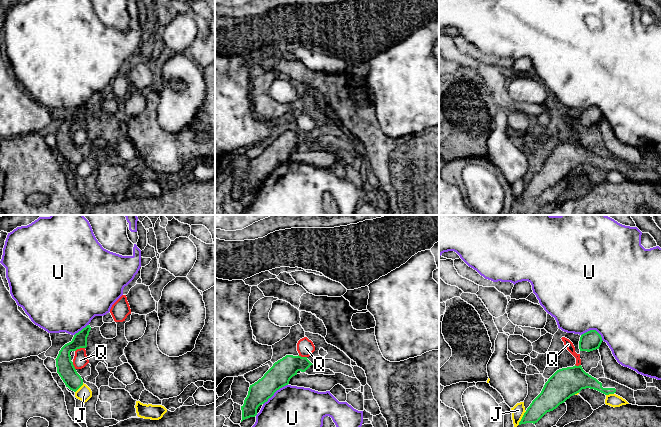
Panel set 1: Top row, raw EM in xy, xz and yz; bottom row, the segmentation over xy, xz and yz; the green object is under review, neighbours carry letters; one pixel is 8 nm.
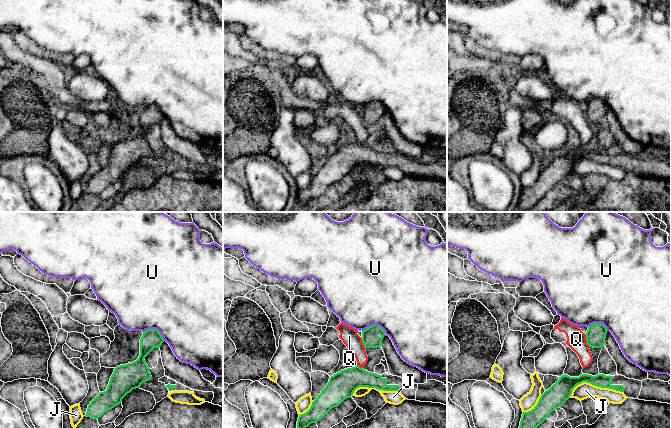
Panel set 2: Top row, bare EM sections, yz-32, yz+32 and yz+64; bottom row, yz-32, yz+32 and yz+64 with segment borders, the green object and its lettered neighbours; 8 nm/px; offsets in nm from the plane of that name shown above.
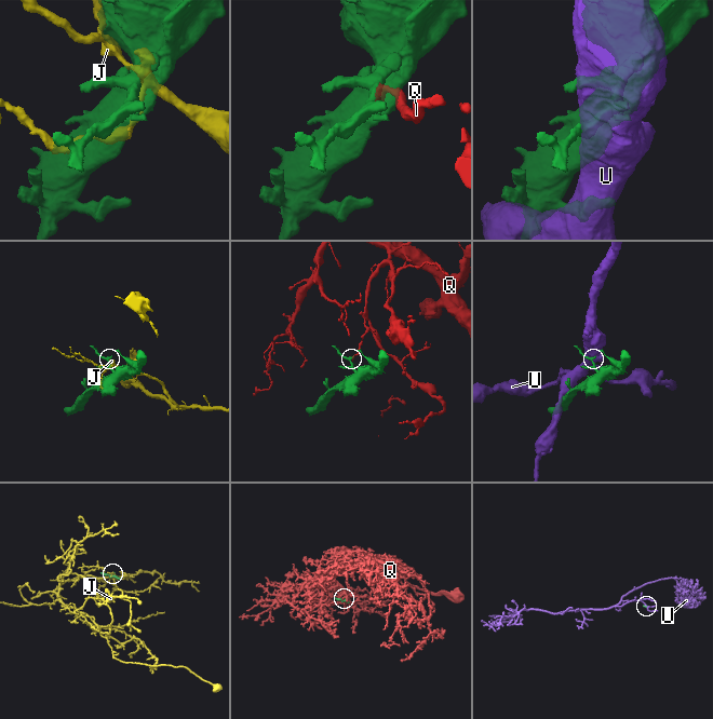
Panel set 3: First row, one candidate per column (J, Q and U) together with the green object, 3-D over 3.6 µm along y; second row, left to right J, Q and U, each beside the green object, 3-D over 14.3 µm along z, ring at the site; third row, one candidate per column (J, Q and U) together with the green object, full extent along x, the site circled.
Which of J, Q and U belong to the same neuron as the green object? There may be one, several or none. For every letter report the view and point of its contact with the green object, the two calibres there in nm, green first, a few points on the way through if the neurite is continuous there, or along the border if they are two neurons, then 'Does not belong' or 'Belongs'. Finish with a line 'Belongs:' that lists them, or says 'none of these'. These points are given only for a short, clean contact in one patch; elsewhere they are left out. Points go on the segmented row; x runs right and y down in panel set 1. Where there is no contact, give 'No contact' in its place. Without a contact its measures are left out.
J: Touches green at yz (522, 418). Thickness 170 nm (green) against 100 nm. Does not belong
Q: Touches green at xy (79, 348). Thickness 140 nm (green) against 120 nm. Boundary: xy (84, 347), (80, 347), (75, 351). Does not belong
U: Touches green at xz (275, 391). Thickness 190 nm (green) against 340 nm. Does not belong
Belongs: none of these

